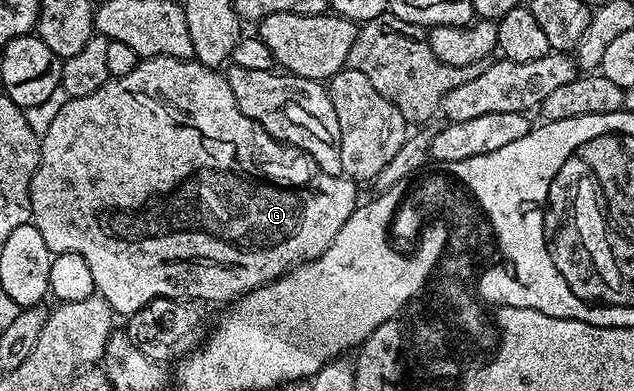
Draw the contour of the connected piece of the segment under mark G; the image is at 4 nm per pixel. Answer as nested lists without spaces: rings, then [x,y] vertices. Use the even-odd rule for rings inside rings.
[[[149,56],[141,59],[140,65],[134,70],[130,70],[130,74],[110,78],[94,94],[90,94],[86,98],[78,98],[77,100],[69,98],[66,102],[66,106],[62,106],[62,110],[58,110],[58,114],[54,114],[54,118],[43,129],[42,139],[40,141],[40,165],[36,167],[36,172],[32,176],[32,185],[30,186],[30,206],[32,207],[32,219],[30,223],[37,228],[38,233],[42,234],[43,241],[46,242],[46,246],[49,247],[49,250],[53,254],[58,252],[73,252],[74,254],[82,254],[82,258],[86,258],[86,266],[90,266],[90,274],[94,278],[96,292],[102,299],[105,299],[106,302],[109,303],[116,314],[124,318],[134,315],[138,310],[142,310],[151,300],[159,296],[182,301],[194,300],[197,302],[209,302],[208,300],[224,300],[223,302],[231,302],[235,300],[236,297],[243,296],[245,292],[249,292],[263,284],[269,284],[271,280],[276,280],[279,276],[284,275],[284,273],[292,271],[297,264],[302,264],[306,260],[315,260],[317,256],[321,256],[321,254],[328,249],[330,242],[334,242],[338,230],[342,230],[346,218],[350,218],[350,214],[358,206],[358,200],[356,200],[356,188],[358,188],[358,184],[357,181],[349,180],[347,176],[341,174],[338,176],[324,175],[322,182],[318,182],[315,187],[310,188],[290,190],[282,186],[274,186],[270,182],[258,178],[258,174],[255,173],[253,157],[239,147],[236,149],[234,146],[235,143],[233,143],[231,139],[218,140],[218,138],[210,138],[210,136],[206,134],[208,128],[200,130],[200,128],[196,128],[196,126],[192,124],[192,122],[244,122],[244,117],[242,110],[238,110],[238,102],[234,102],[234,90],[230,90],[227,75],[221,74],[213,68],[208,68],[204,64],[199,64],[194,58],[191,60],[179,60],[178,58],[170,58],[169,56]],[[164,90],[172,90],[172,92],[174,92],[172,96],[168,96],[170,102],[176,102],[176,106],[178,106],[180,110],[190,112],[190,114],[188,114],[190,124],[186,124],[186,122],[166,122],[166,126],[160,128],[160,118],[158,118],[158,128],[152,126],[152,92],[164,92]]]

